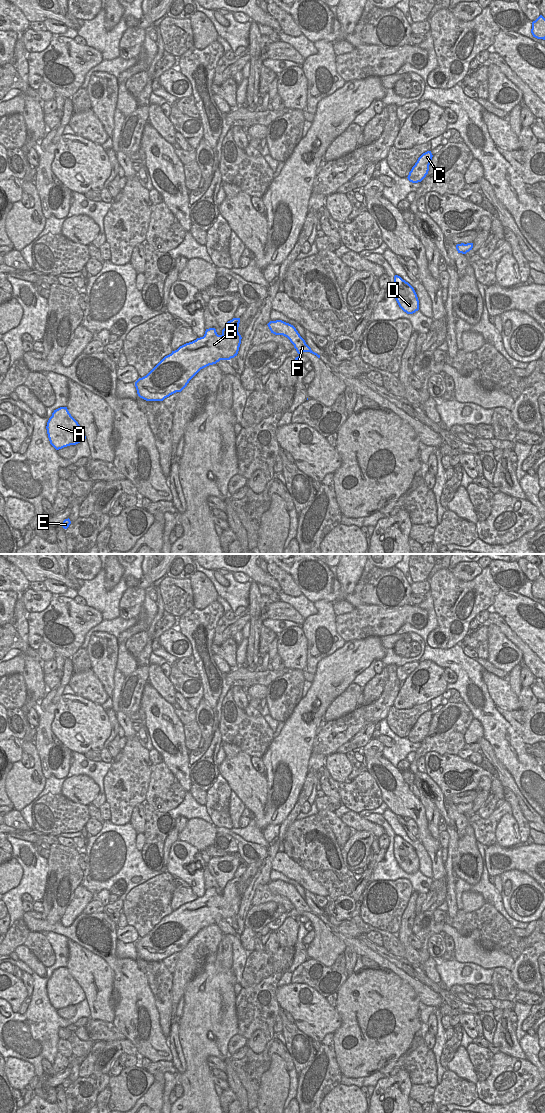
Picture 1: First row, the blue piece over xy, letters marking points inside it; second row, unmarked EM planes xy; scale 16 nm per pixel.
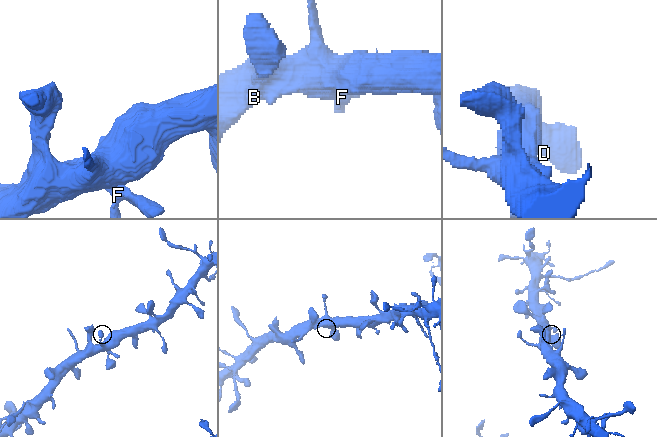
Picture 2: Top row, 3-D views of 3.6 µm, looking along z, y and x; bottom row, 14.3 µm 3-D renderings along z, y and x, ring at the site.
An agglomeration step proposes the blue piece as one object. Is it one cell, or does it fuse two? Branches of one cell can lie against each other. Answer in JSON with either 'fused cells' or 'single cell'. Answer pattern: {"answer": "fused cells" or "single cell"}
{"answer": "single cell"}

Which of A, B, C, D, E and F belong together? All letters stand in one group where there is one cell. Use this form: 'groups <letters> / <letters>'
groups A B C D E F

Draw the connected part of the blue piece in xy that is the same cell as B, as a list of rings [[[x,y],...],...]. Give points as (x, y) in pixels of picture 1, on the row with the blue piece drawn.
[[[240,318],[228,321],[221,335],[217,334],[215,328],[206,329],[203,337],[186,343],[165,356],[146,376],[135,382],[138,396],[146,401],[163,401],[170,395],[181,392],[201,369],[237,356],[242,339],[238,332],[239,323]]]

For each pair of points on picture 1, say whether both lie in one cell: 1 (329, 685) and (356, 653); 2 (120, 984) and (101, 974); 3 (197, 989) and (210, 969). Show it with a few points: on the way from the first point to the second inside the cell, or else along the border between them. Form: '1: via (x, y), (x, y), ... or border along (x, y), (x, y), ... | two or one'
1: via (332, 677), (348, 661) | one
2: border along (104, 959), (114, 974), (115, 1004) | two
3: via (200, 984), (210, 974) | one

